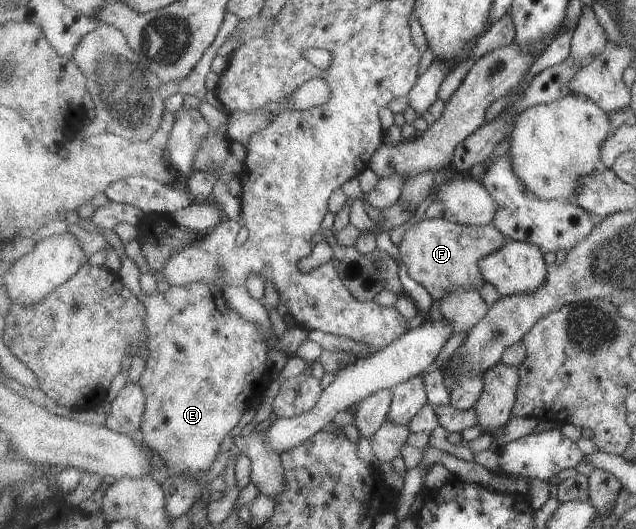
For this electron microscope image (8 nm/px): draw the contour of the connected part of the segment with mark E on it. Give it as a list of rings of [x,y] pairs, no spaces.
[[[81,218],[78,220],[79,226],[84,228],[87,232],[101,233],[104,236],[104,240],[109,243],[108,245],[116,252],[119,258],[122,258],[122,266],[118,270],[120,280],[131,289],[132,293],[136,295],[140,300],[144,302],[144,305],[147,305],[147,326],[149,327],[149,355],[146,361],[145,369],[140,377],[140,382],[143,387],[144,393],[147,397],[147,405],[143,415],[143,422],[140,429],[140,437],[142,443],[146,447],[154,450],[157,454],[161,455],[168,472],[172,475],[186,474],[187,476],[200,476],[202,477],[210,468],[211,465],[215,463],[215,459],[218,457],[221,451],[221,445],[226,436],[238,425],[238,421],[242,419],[242,415],[248,410],[268,389],[268,385],[272,383],[272,367],[268,367],[266,359],[268,359],[268,351],[266,351],[266,343],[264,343],[264,335],[260,333],[258,325],[254,323],[249,323],[240,317],[234,309],[228,307],[228,303],[224,300],[222,296],[222,288],[227,285],[223,281],[218,284],[208,284],[206,282],[192,282],[187,283],[186,285],[177,285],[171,286],[168,291],[164,293],[159,293],[158,291],[153,295],[147,295],[142,291],[140,287],[140,274],[142,271],[138,270],[137,267],[131,266],[129,260],[124,257],[124,245],[121,243],[117,234],[114,230],[111,229],[101,229],[96,227],[91,219]]]

